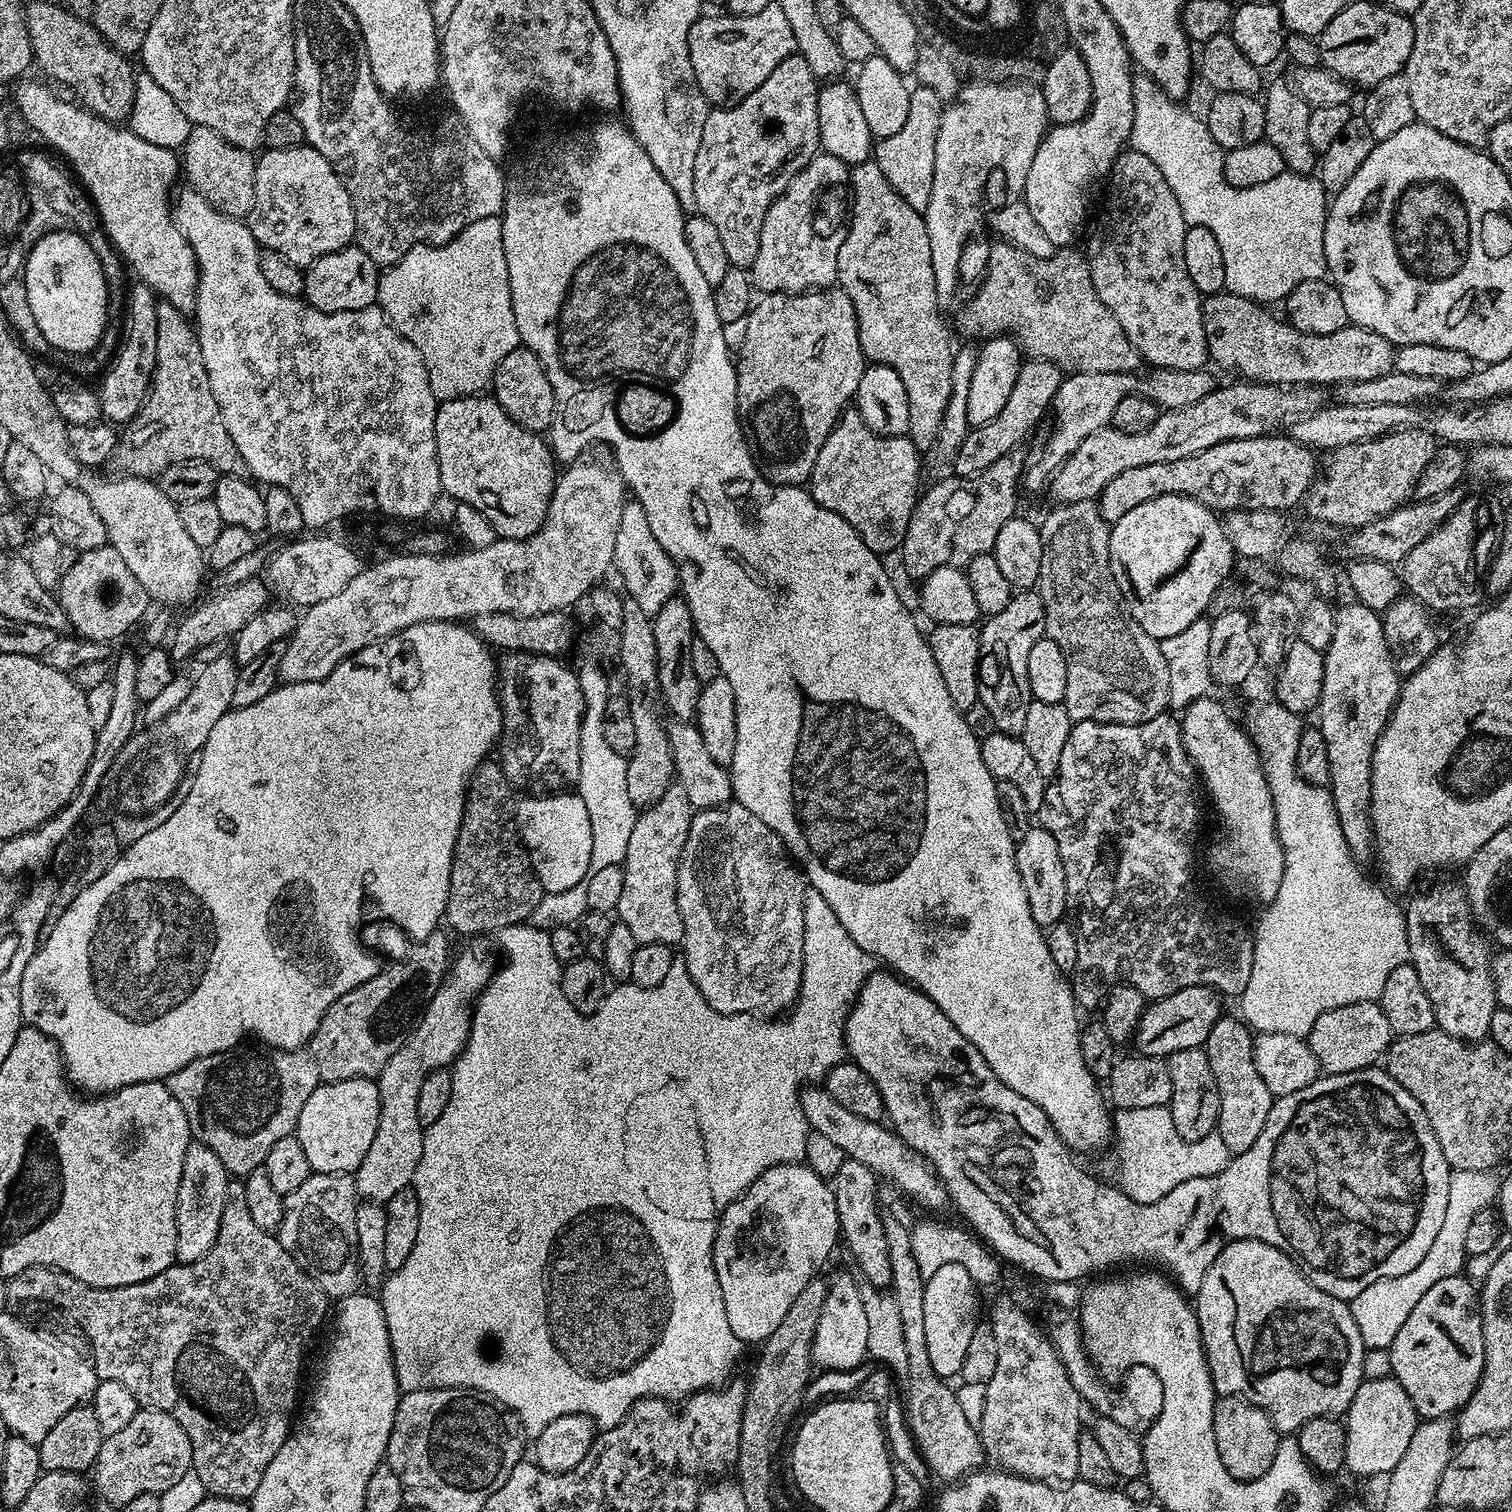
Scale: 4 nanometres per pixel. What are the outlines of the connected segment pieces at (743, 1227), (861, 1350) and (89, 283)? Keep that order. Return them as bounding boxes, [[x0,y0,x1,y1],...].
[[712,1162,840,1345],[812,1272,869,1372],[24,232,110,354]]

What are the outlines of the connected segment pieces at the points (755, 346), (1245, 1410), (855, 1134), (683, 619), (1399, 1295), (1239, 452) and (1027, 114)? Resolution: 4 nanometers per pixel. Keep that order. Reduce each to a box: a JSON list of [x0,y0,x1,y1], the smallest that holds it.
[[735,286,866,485],[1212,1396,1281,1481],[800,1086,949,1208],[652,598,701,721],[1347,1171,1500,1349],[1098,434,1318,525],[923,79,1050,310]]

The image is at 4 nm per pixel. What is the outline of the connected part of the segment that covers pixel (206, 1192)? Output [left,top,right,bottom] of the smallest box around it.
[176,1143,230,1264]

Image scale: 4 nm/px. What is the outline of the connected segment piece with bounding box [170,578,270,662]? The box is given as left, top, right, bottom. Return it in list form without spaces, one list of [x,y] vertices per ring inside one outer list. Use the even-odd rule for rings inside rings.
[[[253,578],[244,582],[238,582],[229,588],[221,587],[217,596],[212,596],[202,604],[197,603],[191,609],[192,613],[181,622],[171,633],[172,644],[170,643],[170,655],[173,661],[180,662],[187,658],[195,657],[196,651],[202,646],[207,646],[209,642],[228,640],[235,637],[236,633],[254,618],[263,608],[269,607],[270,588],[263,579]],[[200,604],[200,605],[199,605]],[[197,607],[197,608],[196,608]],[[196,608],[196,609],[195,609]]]

